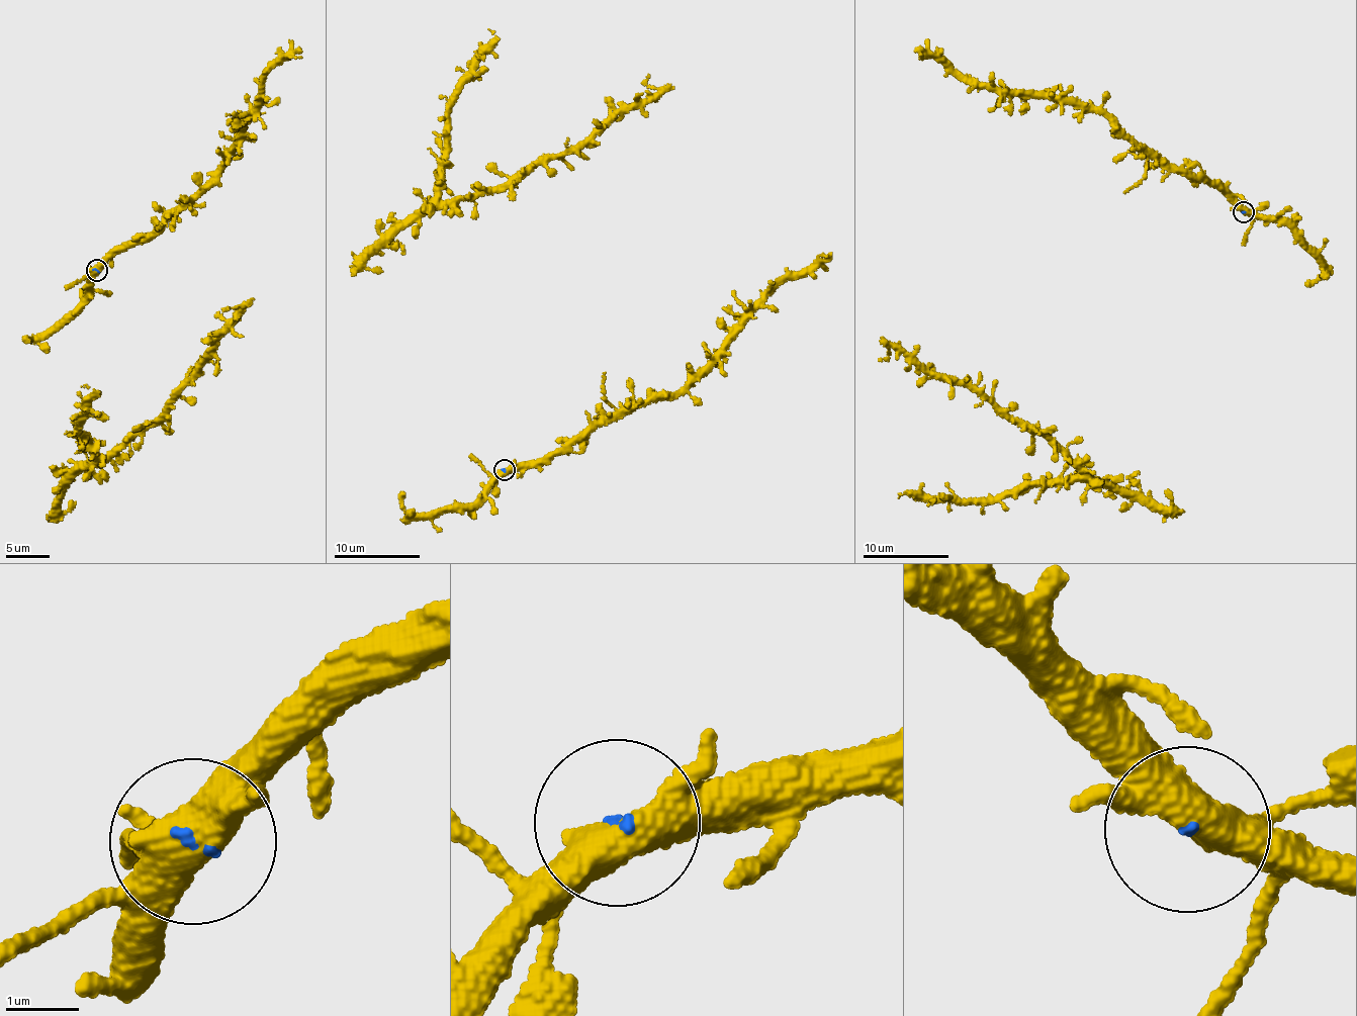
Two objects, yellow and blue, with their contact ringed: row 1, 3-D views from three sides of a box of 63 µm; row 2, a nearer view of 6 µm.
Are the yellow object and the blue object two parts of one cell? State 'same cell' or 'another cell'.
same cell

